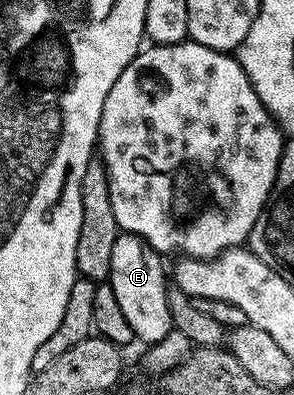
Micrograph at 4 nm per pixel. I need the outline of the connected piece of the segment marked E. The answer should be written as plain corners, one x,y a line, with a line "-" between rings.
121,232
119,238
114,242
114,255
110,257
110,274
107,283
112,285
114,298
118,298
118,307
130,322
130,330
137,341
141,340
144,346
151,346
162,342
166,334
174,329
171,320
170,306
168,305
167,292
170,285
169,277
164,277
164,264
161,253
156,252
143,238
136,236
133,232

